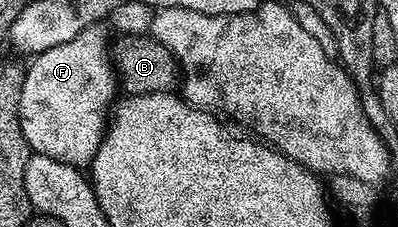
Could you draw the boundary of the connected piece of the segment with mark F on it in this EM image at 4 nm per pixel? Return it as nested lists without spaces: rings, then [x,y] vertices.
[[[99,28],[84,29],[69,42],[50,47],[46,52],[33,56],[30,61],[32,66],[27,66],[22,85],[22,124],[23,127],[34,129],[34,141],[27,141],[27,148],[42,156],[53,157],[63,164],[77,167],[87,166],[98,151],[106,132],[110,110],[117,100],[118,74],[111,62],[104,64],[106,57],[103,51],[106,45],[103,35],[97,29]]]

